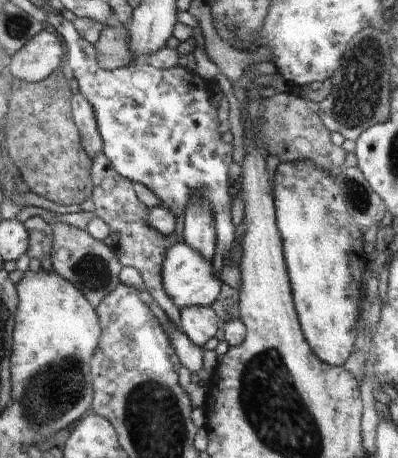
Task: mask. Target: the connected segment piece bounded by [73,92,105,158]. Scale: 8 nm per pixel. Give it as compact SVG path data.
M78 93L73 100L74 118L81 129L83 143L90 156L96 158L105 152L105 142L100 130L99 118L92 101L84 93Z

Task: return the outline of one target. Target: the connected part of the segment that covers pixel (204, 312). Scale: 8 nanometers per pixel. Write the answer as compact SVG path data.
M190 306L181 309L184 331L198 344L204 346L224 327L224 322L213 307Z

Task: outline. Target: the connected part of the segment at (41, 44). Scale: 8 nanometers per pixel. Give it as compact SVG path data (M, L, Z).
M43 30L13 56L11 72L16 79L42 82L65 65L66 55L60 36Z

